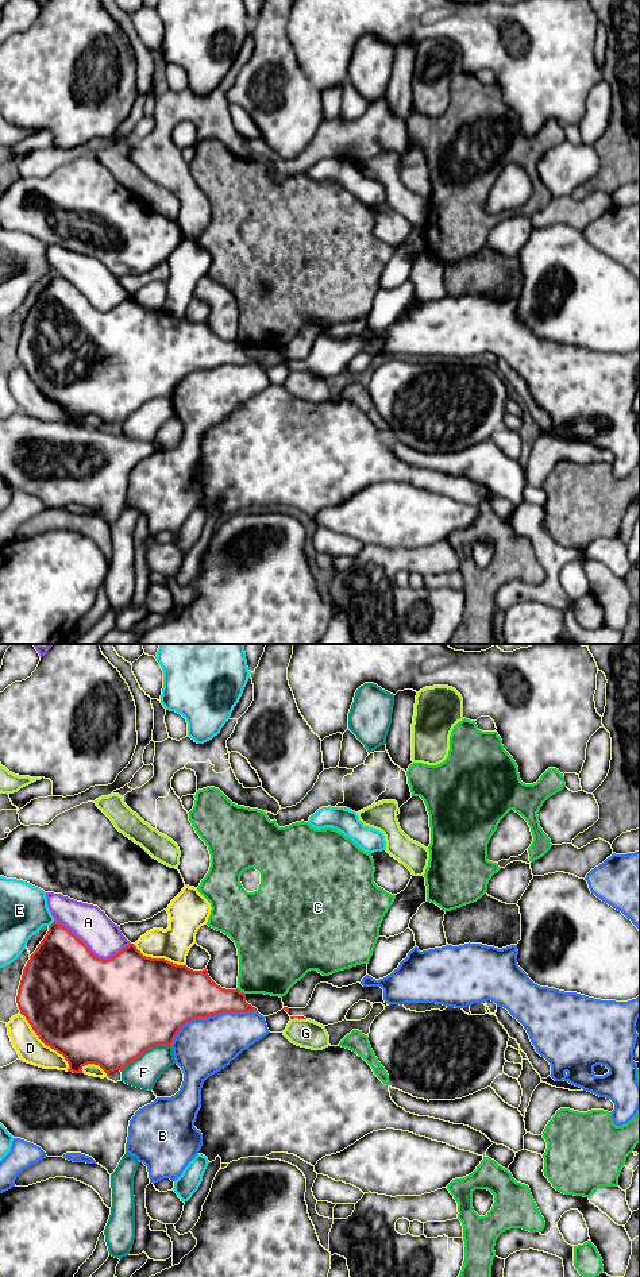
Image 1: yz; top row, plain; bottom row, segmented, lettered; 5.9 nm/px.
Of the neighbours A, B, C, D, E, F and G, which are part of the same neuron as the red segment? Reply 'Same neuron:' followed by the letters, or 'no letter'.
Same neuron: no letter

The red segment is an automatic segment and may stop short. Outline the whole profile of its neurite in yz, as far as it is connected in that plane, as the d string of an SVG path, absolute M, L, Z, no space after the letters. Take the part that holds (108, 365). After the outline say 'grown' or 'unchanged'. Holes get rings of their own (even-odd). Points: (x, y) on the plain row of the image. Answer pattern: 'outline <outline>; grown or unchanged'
outline M55 273L23 321L16 355L39 391L65 409L69 416L68 424L82 425L85 417L95 416L107 427L115 423L123 424L128 416L154 398L171 397L180 381L197 370L221 364L258 364L246 354L246 346L238 340L221 340L209 329L207 320L193 323L165 310L146 309L134 296L103 312Z; unchanged

